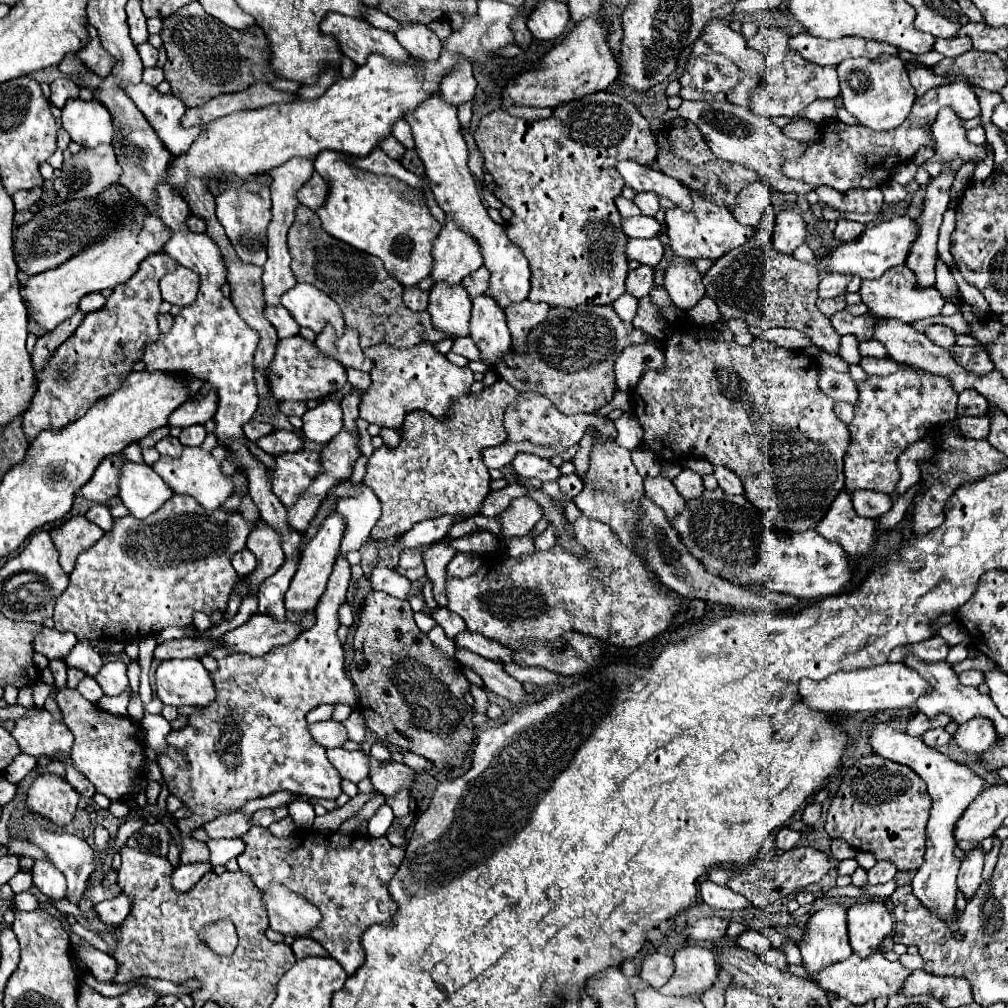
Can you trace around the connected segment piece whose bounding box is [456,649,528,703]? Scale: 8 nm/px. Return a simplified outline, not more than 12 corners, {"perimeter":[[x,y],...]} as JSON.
{"perimeter":[[466,649],[456,661],[472,667],[484,687],[512,703],[524,703],[528,693],[502,663]]}

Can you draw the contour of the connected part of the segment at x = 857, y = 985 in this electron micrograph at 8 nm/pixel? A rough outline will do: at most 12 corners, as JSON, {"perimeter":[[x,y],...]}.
{"perimeter":[[878,951],[822,969],[816,985],[854,1005],[902,991],[912,971]]}

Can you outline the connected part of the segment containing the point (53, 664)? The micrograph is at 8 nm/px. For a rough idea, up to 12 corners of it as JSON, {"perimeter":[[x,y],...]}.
{"perimeter":[[62,659],[50,661],[56,687],[66,687],[66,663]]}

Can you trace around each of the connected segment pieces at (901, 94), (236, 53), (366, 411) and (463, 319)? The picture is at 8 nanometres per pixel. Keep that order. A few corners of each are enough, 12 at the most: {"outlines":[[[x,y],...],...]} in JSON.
{"outlines":[[[904,61],[838,65],[844,109],[890,131],[916,95]],[[198,1],[162,23],[164,77],[198,107],[276,79],[258,25]],[[432,343],[374,345],[364,421],[400,429],[416,409],[444,419],[468,367]],[[436,283],[432,325],[450,339],[470,335],[472,299],[462,285]]]}

